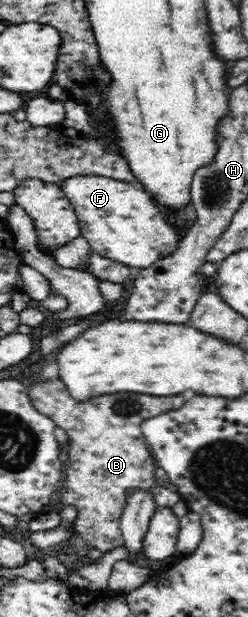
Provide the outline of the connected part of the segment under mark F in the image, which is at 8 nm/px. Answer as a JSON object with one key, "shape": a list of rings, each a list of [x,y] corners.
{"shape":[[[83,174],[67,178],[61,189],[77,215],[80,236],[87,239],[95,253],[137,270],[179,249],[181,230],[169,222],[163,206],[143,188],[98,174]]]}

